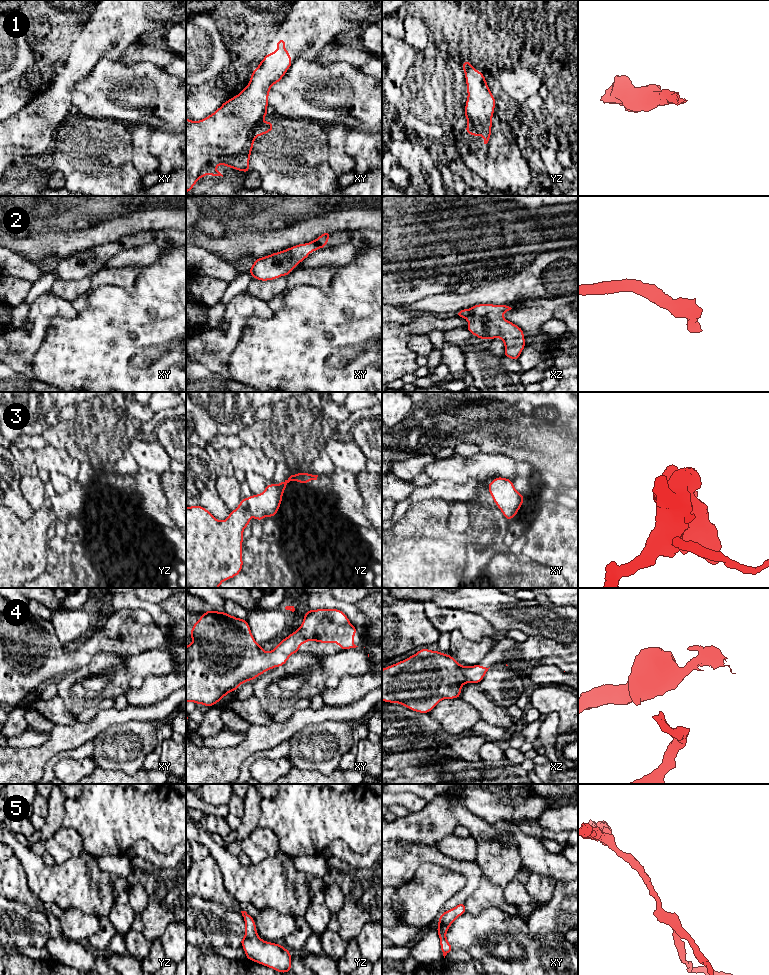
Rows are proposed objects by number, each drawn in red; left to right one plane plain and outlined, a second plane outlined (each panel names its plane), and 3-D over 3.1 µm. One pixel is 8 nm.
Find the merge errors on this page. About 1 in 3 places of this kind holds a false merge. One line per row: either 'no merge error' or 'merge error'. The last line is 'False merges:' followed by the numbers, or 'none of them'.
1: no merge error
2: no merge error
3: no merge error
4: no merge error
5: no merge error
False merges: none of them

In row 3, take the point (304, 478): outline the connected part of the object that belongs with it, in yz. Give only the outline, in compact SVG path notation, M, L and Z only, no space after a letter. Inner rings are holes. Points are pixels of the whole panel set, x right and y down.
M299 472L277 485L269 483L258 495L241 499L239 506L230 511L227 519L217 520L204 507L186 506L186 588L219 588L221 583L240 574L243 566L242 541L243 531L250 523L250 515L256 520L266 516L274 518L278 512L282 496L290 481L306 485L310 480L317 480L318 475Z

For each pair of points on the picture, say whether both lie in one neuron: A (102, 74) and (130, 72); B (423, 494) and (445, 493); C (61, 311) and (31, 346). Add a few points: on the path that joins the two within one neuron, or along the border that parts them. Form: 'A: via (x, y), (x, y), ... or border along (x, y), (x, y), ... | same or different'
A: via (109, 74), (123, 74) | same
B: via (428, 493), (440, 493) | same
C: via (50, 314), (39, 325), (36, 335) | same

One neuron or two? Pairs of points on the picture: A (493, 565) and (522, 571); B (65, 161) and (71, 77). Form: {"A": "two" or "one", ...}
{"A": "one", "B": "two"}

